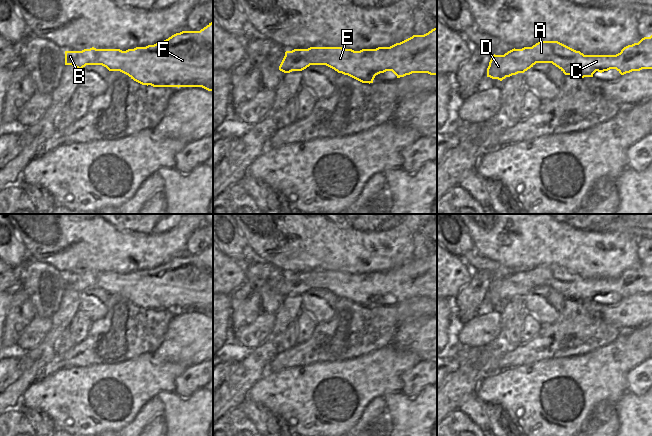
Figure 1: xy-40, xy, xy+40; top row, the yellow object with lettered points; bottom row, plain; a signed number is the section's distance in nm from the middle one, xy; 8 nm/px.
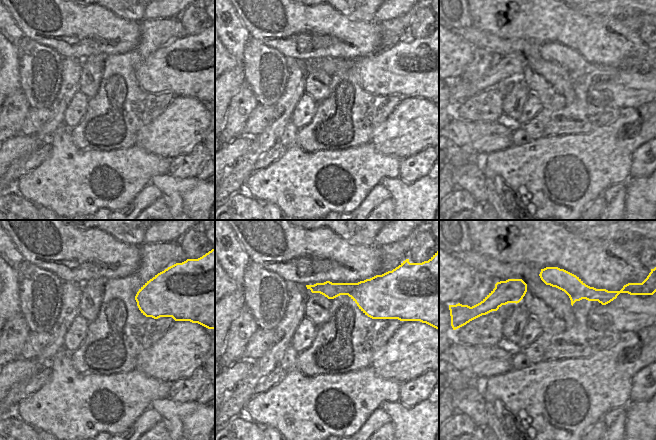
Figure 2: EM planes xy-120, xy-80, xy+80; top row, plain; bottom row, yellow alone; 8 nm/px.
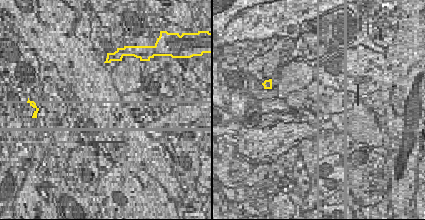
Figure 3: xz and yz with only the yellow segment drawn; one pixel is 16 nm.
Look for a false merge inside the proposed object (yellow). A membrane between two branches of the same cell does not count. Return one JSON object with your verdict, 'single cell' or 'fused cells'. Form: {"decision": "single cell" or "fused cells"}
{"decision": "single cell"}

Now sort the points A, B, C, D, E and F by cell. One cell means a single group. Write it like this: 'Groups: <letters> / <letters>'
Groups: A B C D E F

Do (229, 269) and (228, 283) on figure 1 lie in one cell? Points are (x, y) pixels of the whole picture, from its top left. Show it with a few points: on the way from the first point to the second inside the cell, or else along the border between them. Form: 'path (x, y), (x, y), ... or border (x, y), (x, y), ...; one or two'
path (227, 272), (227, 280); one

